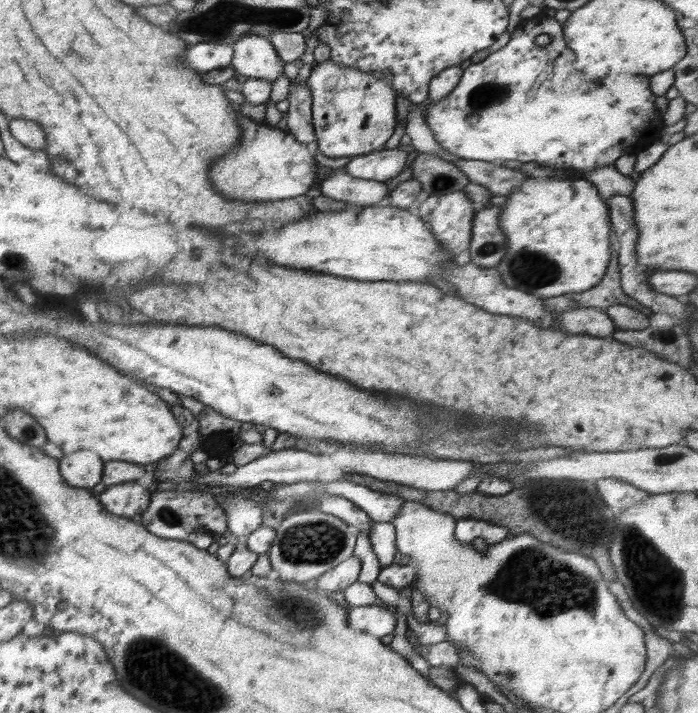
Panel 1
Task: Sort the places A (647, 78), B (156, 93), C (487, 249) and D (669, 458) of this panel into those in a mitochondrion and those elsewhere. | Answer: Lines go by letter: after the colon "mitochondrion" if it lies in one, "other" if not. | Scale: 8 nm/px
A: other
B: other
C: mitochondrion
D: mitochondrion

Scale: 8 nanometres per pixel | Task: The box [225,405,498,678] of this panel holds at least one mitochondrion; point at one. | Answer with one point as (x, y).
(313, 542)

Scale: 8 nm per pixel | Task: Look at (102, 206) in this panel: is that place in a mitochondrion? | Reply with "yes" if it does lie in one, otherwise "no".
no

